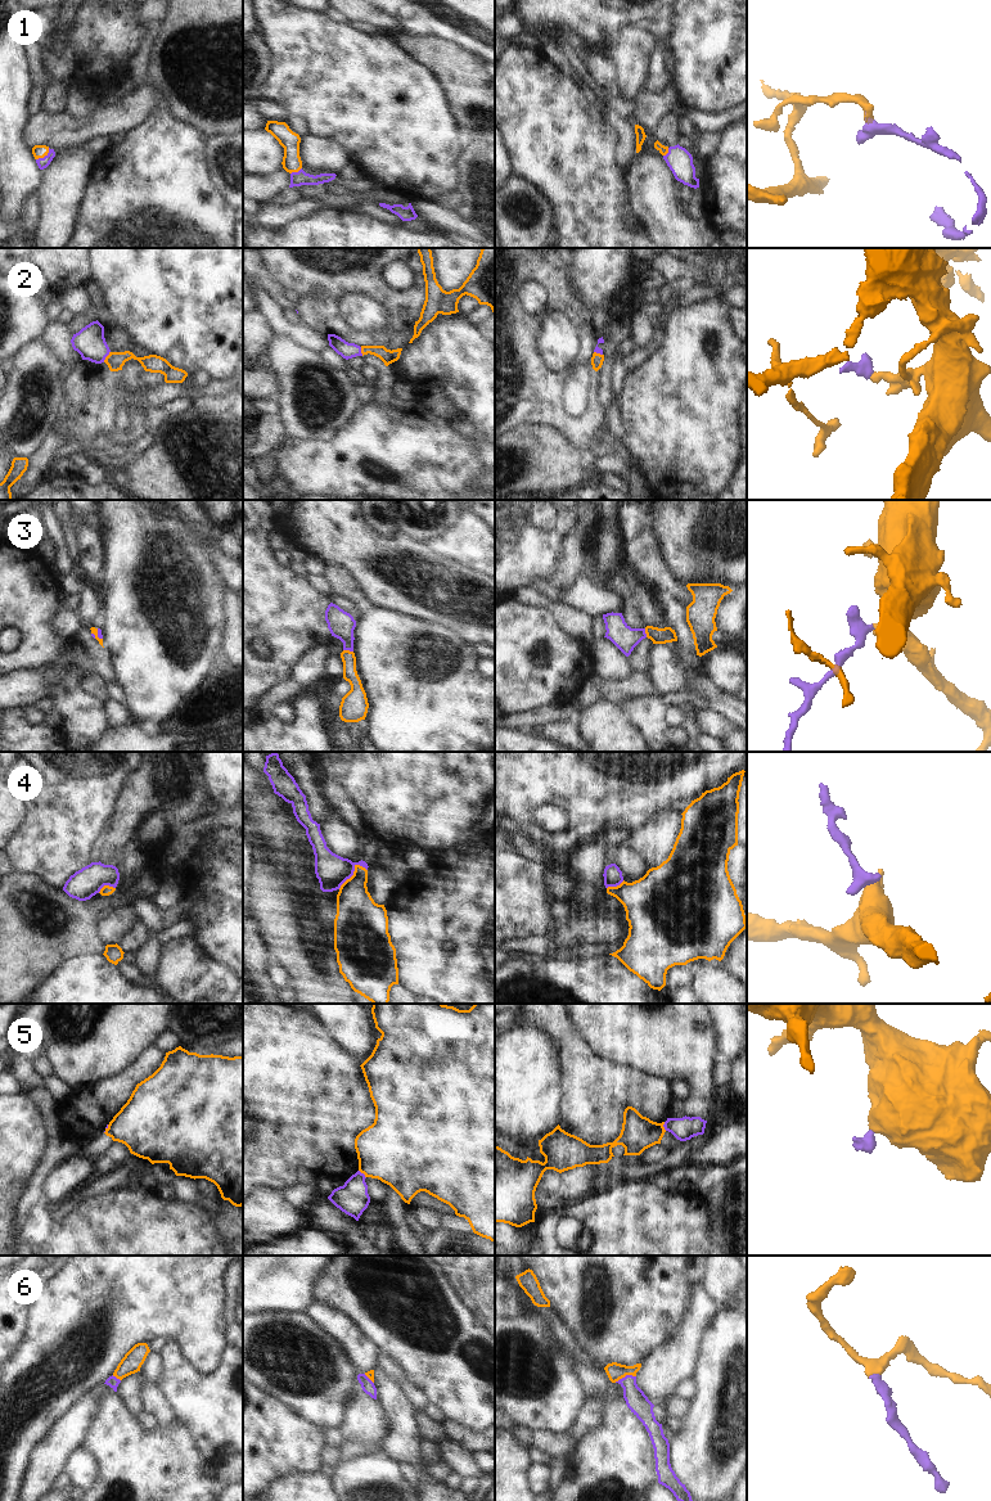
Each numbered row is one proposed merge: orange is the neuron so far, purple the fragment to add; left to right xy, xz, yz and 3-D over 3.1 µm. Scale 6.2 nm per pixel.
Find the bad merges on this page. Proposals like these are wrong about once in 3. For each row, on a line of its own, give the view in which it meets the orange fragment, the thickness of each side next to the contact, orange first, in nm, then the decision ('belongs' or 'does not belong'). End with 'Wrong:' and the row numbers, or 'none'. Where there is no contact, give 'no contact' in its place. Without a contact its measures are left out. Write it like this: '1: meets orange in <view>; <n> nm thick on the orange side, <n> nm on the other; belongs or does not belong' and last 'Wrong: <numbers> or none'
1: meets orange in xy; 80 nm thick on the orange side, 70 nm on the other; belongs
2: meets orange in xy; 110 nm thick on the orange side, 190 nm on the other; belongs
3: meets orange in xz; 90 nm thick on the orange side, 160 nm on the other; belongs
4: meets orange in xz; 260 nm thick on the orange side, 200 nm on the other; does not belong
5: meets orange in xz; 420 nm thick on the orange side, 200 nm on the other; does not belong
6: meets orange in yz; 110 nm thick on the orange side, 140 nm on the other; belongs
Wrong: 4, 5

